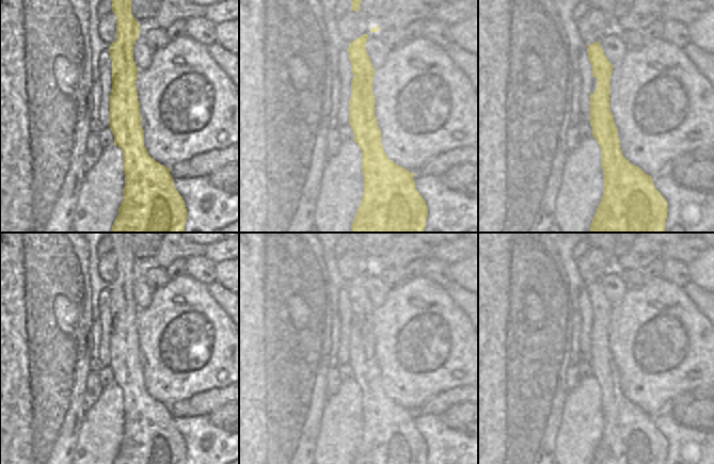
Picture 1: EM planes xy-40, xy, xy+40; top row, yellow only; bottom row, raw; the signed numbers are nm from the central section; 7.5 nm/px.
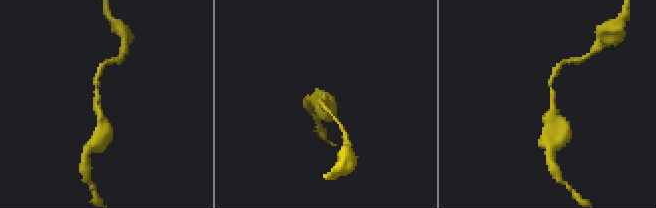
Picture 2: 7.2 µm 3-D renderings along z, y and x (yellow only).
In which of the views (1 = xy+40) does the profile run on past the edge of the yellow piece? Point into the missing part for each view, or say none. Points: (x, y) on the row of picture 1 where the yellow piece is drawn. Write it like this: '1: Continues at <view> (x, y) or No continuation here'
1: No continuation here

